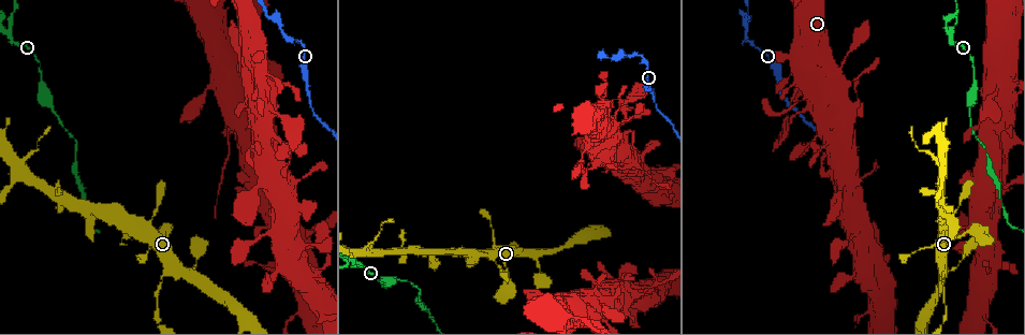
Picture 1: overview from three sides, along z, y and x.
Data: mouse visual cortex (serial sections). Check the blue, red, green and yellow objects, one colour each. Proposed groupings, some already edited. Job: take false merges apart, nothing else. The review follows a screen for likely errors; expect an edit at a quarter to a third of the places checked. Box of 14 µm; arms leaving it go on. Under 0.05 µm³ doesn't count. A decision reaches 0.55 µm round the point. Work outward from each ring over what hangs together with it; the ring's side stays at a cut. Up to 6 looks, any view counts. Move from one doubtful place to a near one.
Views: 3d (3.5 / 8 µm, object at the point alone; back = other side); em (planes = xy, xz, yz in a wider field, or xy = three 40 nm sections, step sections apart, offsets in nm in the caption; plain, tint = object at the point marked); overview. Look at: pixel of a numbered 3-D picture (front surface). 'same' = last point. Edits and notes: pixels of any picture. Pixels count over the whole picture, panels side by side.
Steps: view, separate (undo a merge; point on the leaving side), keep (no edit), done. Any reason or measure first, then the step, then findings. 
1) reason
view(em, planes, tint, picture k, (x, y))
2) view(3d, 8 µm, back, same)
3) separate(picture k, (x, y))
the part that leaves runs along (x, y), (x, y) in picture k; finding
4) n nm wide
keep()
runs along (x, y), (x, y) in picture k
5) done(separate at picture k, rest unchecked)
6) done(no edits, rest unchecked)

branch point
view(3d, 3.5 µm, picture 1, (808, 143))

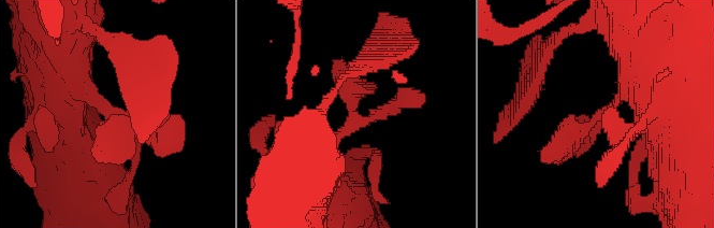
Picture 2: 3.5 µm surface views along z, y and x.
3 arms; arms of 250, 300, 400 nm
view(em, xy, step 5, tint, picture 2, (359, 122))

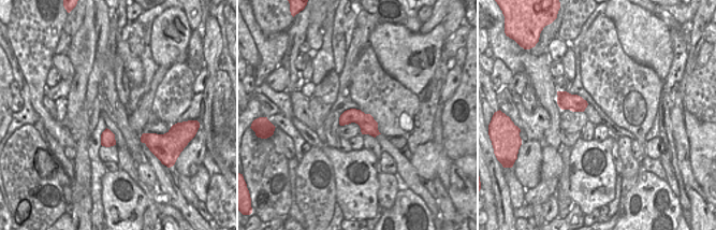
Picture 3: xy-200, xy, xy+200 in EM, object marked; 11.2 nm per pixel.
keep()
runs along (643, 74), (550, 154) in picture 2; continuous, no second cell

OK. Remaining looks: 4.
sharp bend
view(3d, 8 µm, back, picture 1, (839, 85))

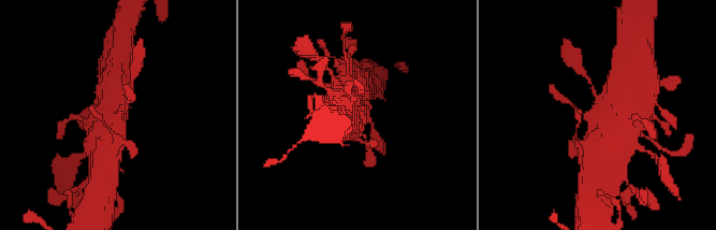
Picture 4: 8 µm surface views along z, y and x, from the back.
arms of 100, 600 nm
view(em, xy, step 2, tint, picture 4, (118, 116))

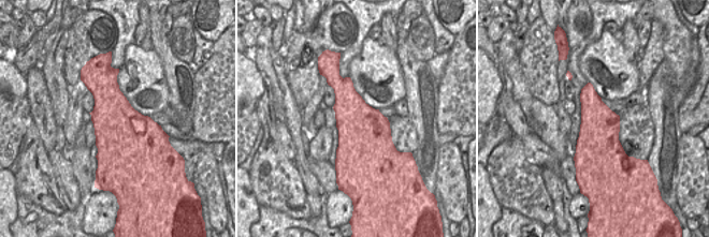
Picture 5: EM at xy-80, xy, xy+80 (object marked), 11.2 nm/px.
600 nm wide
keep()
runs along (353, 101), (366, 144) in picture 4; continuous, no second cell

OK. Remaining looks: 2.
a narrow waist
view(3d, 3.5 µm, picture 1, (637, 53))

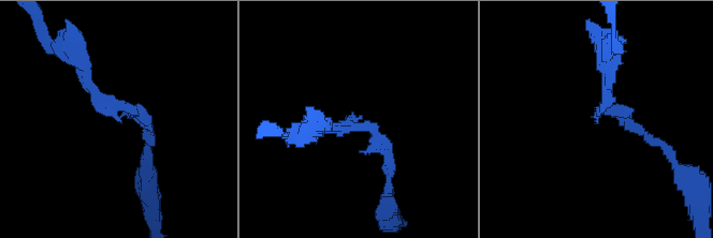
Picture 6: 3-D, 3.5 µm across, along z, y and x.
arms of 150, 150 nm; now the EM
view(em, xy, step 2, tint, picture 6, (114, 104))

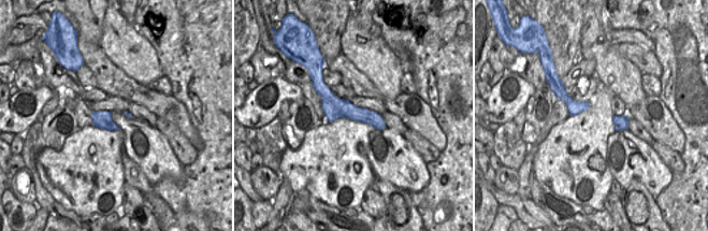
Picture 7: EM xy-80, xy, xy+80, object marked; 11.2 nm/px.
separate(picture 6, (88, 84))
the part that leaves runs along (120, 104), (87, 85), (67, 45), (47, 42) in picture 6; a second cell is stuck on

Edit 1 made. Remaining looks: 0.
done(separate at picture 6, rest unchecked)

